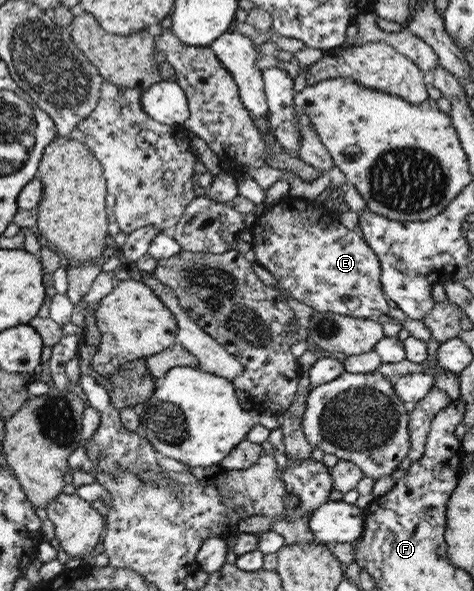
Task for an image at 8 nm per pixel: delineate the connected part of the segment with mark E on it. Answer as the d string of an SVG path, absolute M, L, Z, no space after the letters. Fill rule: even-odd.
M281 197L256 216L248 229L252 235L250 246L255 262L276 279L278 286L288 292L288 296L312 308L313 311L380 321L378 316L387 314L389 307L379 281L379 261L364 243L358 230L344 228L337 215L311 201L298 197Z

